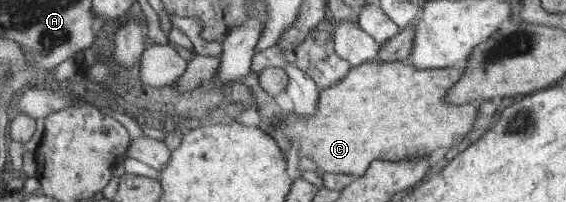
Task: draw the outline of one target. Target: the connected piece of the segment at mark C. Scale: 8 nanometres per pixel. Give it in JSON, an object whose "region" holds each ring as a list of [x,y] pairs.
{"region":[[[375,58],[371,62],[351,67],[349,73],[342,80],[339,80],[339,82],[337,82],[334,86],[320,89],[317,111],[314,116],[299,116],[299,114],[295,114],[293,111],[283,112],[283,117],[278,116],[277,125],[272,122],[270,126],[274,127],[274,129],[279,129],[286,134],[286,138],[290,139],[292,146],[297,148],[298,151],[301,151],[300,156],[311,156],[314,159],[314,162],[316,162],[319,166],[319,172],[321,174],[340,173],[358,177],[365,174],[373,160],[408,160],[409,158],[429,158],[429,156],[432,156],[436,150],[442,150],[442,148],[446,148],[446,150],[448,150],[449,148],[456,146],[454,144],[456,140],[463,140],[466,134],[473,129],[474,122],[476,122],[479,104],[468,103],[457,105],[449,103],[445,99],[447,92],[449,92],[449,90],[457,84],[463,74],[465,74],[465,70],[462,65],[450,68],[419,69],[418,67],[415,67],[409,59],[406,61],[380,61],[378,58]]]}

